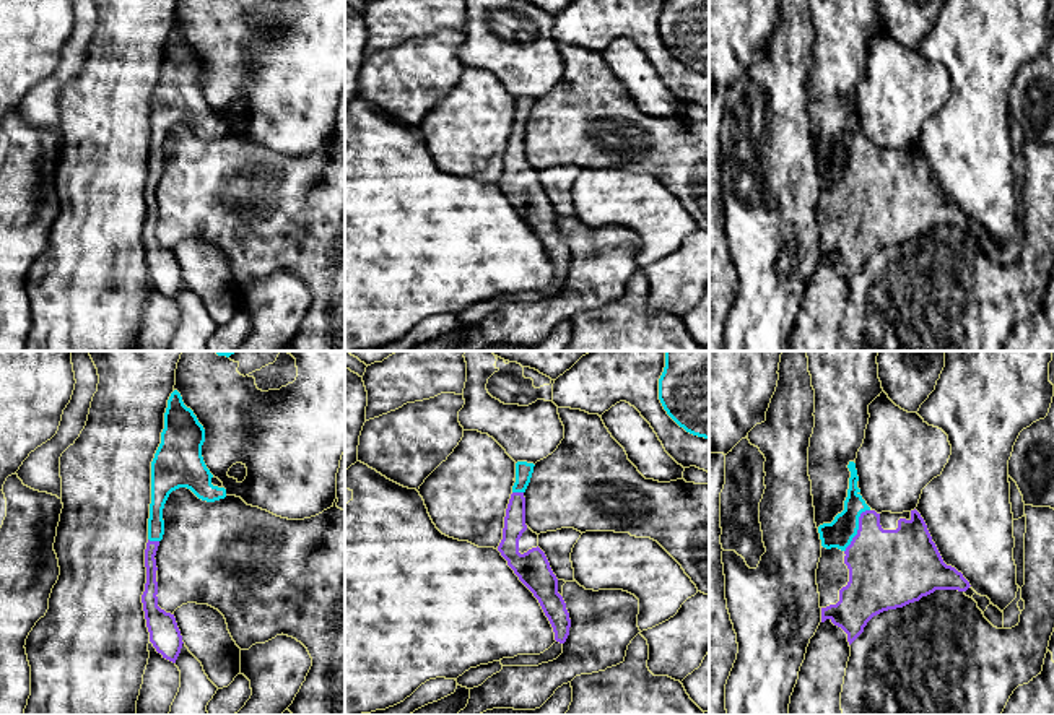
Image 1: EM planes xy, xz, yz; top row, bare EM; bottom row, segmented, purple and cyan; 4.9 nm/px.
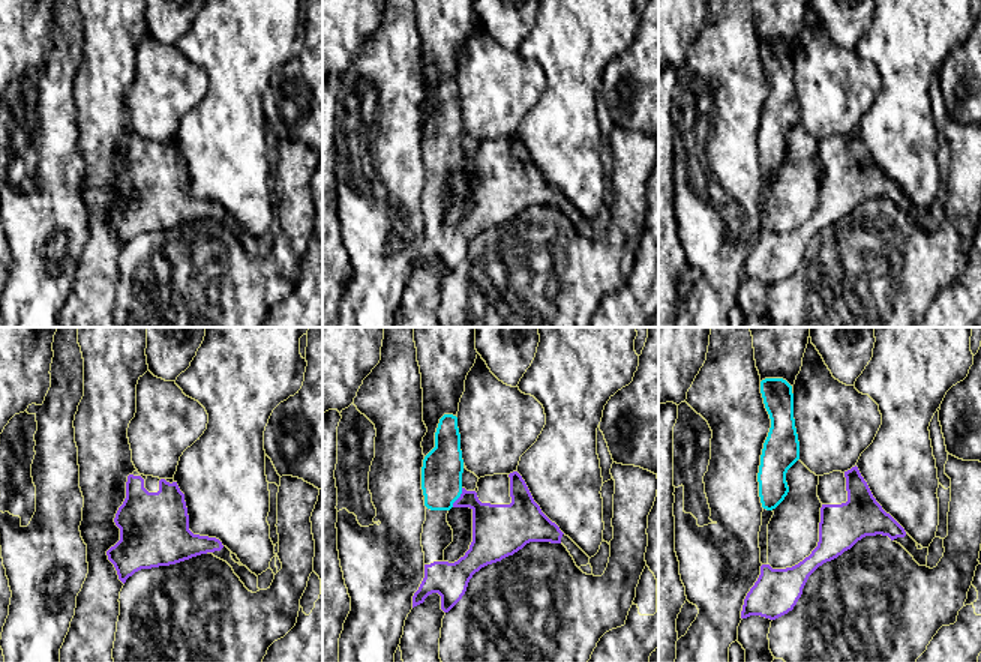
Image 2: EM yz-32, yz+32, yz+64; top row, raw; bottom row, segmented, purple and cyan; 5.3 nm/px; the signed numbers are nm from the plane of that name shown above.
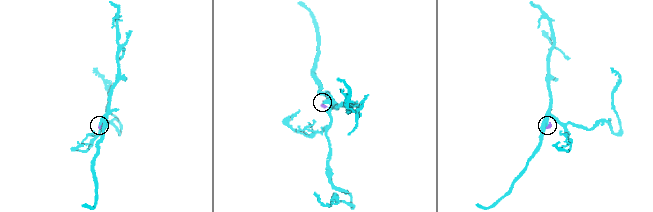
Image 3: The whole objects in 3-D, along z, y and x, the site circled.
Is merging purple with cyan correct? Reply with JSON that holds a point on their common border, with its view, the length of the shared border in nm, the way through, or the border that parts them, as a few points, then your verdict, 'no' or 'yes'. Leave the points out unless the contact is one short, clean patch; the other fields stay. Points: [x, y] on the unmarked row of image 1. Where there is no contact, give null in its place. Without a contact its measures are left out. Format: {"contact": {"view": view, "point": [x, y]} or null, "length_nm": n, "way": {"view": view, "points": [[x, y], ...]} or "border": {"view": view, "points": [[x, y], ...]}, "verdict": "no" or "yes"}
{"contact": {"view": "yz", "point": [859, 164]}, "length_nm": 240, "way": {"view": "yz", "points": [[888, 205], [869, 186], [859, 164], [838, 169]]}, "verdict": "yes"}

